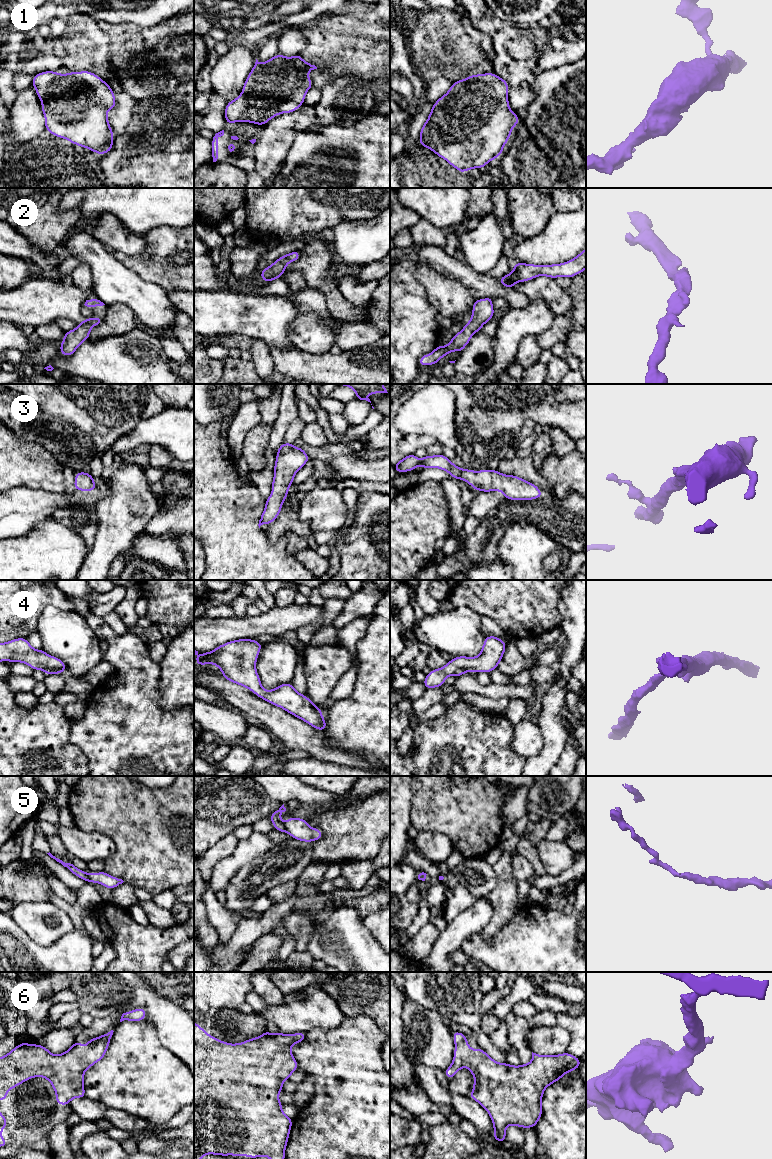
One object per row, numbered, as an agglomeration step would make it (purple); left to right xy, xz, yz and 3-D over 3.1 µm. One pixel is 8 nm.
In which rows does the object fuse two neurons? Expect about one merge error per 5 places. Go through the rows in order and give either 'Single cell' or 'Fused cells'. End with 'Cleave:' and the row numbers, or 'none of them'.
1: Single cell
2: Single cell
3: Single cell
4: Single cell
5: Fused cells
6: Single cell
Cleave: 5

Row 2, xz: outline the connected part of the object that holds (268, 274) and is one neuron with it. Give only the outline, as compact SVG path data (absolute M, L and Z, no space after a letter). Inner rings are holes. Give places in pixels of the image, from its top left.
M294 251L279 257L269 267L264 268L260 272L261 279L264 282L271 282L275 279L281 278L283 273L286 271L287 264L297 261L300 258L300 253L300 251Z

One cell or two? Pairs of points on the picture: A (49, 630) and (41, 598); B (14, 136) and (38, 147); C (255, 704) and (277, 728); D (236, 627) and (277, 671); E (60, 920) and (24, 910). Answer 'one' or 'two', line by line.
A: two
B: two
C: one
D: two
E: one

